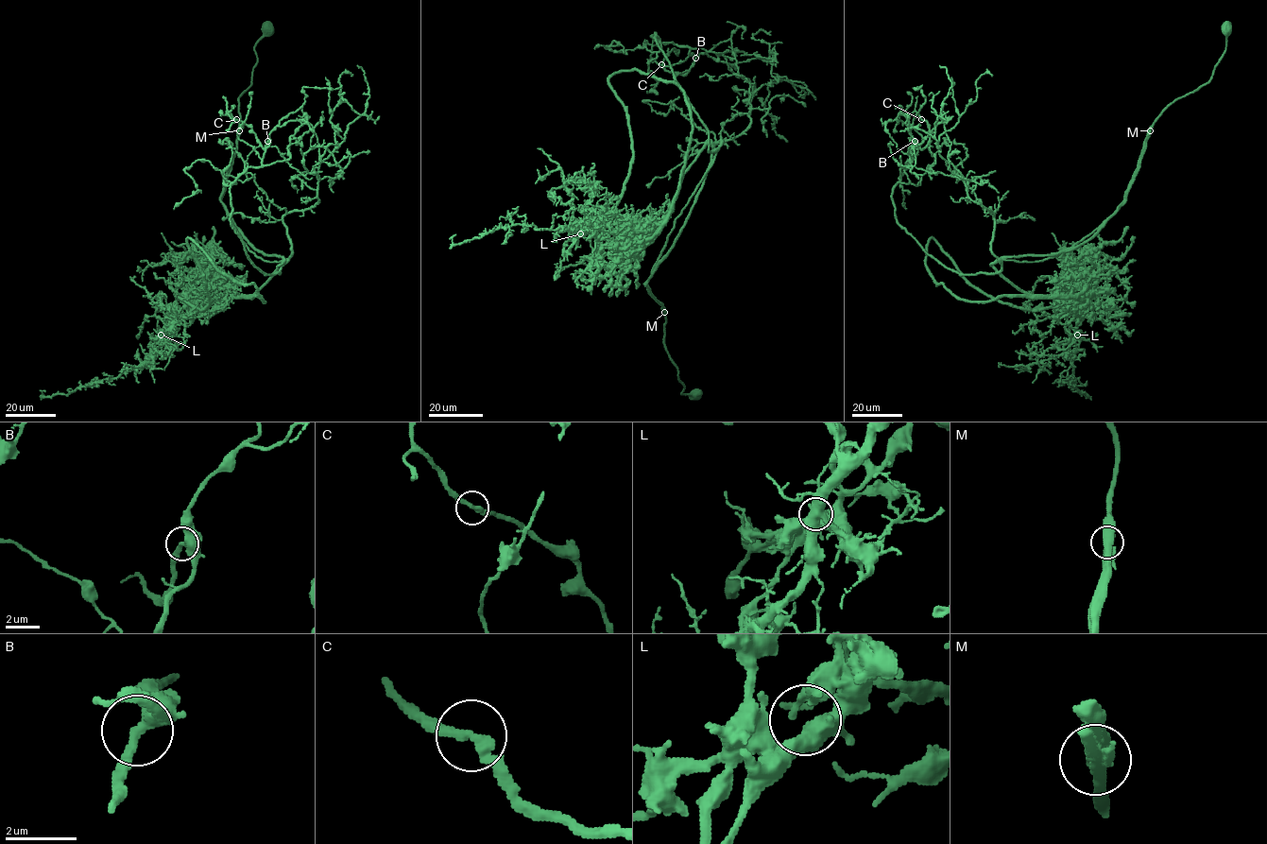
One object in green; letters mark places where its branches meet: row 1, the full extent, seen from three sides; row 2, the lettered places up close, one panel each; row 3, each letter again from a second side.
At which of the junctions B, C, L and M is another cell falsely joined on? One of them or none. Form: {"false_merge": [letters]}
{"false_merge": ["M"]}

